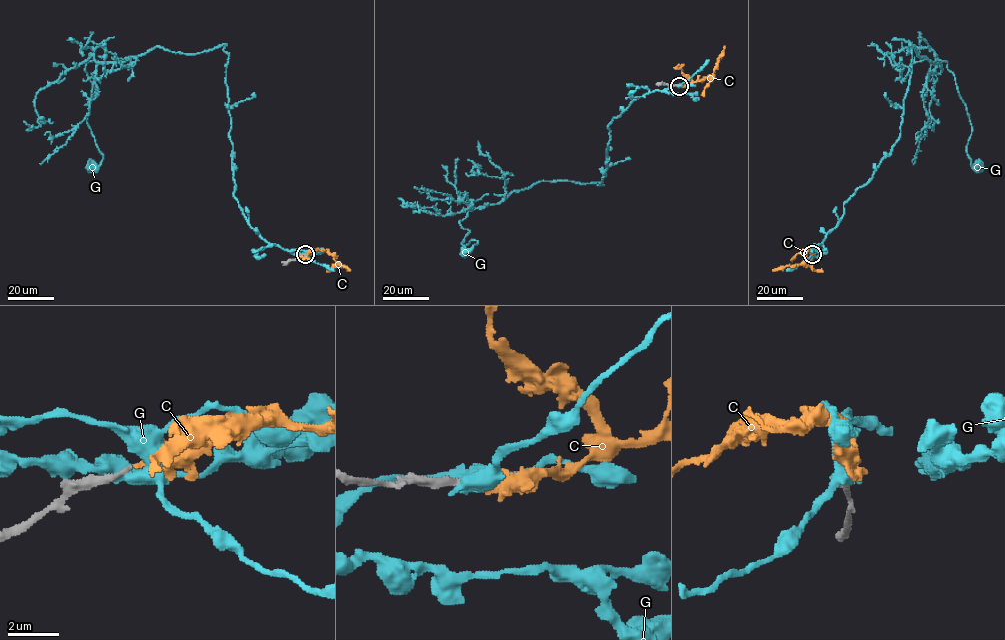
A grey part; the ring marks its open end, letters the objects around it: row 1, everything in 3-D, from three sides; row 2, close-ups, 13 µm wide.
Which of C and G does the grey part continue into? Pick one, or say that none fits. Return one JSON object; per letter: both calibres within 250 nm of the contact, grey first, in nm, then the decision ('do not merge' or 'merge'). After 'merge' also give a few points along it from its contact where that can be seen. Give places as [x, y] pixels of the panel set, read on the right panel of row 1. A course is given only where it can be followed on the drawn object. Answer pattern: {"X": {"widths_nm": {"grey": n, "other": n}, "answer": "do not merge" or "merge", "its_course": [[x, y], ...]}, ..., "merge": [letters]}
{"C": {"widths_nm": {"grey": 200, "other": 200}, "answer": "merge", "its_course": [[812, 254], [807, 250], [800, 265], [773, 271]]}, "G": {"widths_nm": {"grey": 320, "other": 440}, "answer": "do not merge"}, "merge": ["C"]}

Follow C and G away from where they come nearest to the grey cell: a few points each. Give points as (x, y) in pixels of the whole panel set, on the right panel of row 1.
C: (812, 254), (807, 250), (800, 265), (773, 271)
G: (812, 254), (897, 139), (909, 44), (907, 54), (912, 46), (946, 61), (970, 120), (966, 153), (979, 167)

